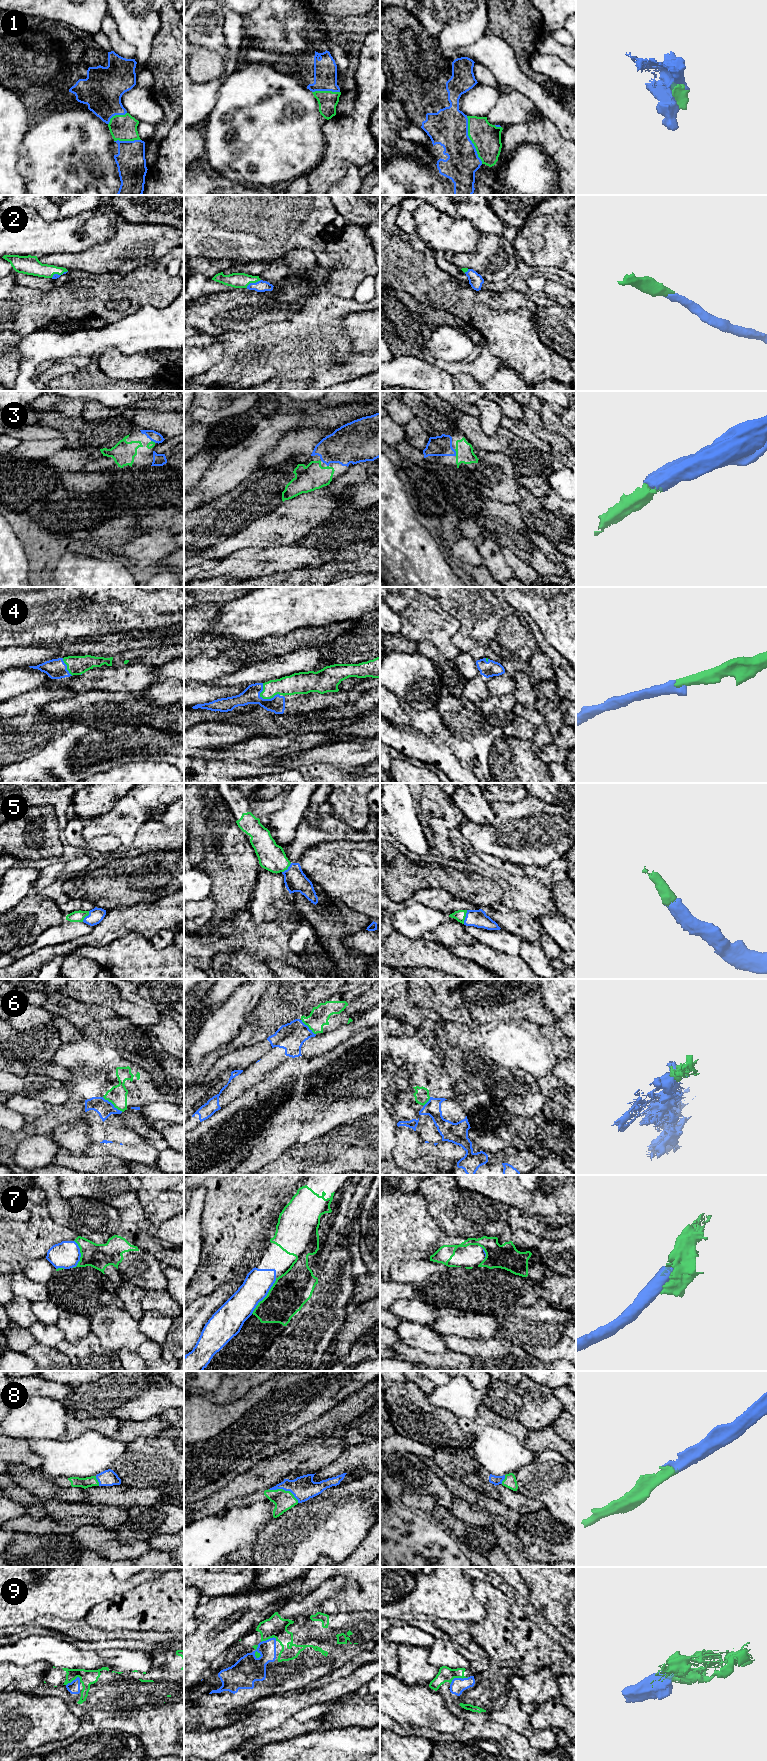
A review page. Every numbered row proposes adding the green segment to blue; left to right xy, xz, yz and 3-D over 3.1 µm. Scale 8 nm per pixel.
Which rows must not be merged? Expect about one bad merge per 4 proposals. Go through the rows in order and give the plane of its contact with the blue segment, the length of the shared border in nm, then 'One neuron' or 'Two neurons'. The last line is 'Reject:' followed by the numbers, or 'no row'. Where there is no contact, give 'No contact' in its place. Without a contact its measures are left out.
1: Touches blue in yz. Shared border 400 nm. One neuron
2: Touches blue in xz. Shared border 140 nm. One neuron
3: Touches blue in yz. Shared border 60 nm. One neuron
4: Touches blue in xz. Shared border 170 nm. One neuron
5: Touches blue in yz. Shared border 120 nm. One neuron
6: Touches blue in xy. Shared border 200 nm. Two neurons
7: Touches blue in xz. Shared border 360 nm. One neuron
8: Touches blue in xz. Shared border 260 nm. One neuron
9: Touches blue in yz. Shared border 160 nm. One neuron
Reject: 6

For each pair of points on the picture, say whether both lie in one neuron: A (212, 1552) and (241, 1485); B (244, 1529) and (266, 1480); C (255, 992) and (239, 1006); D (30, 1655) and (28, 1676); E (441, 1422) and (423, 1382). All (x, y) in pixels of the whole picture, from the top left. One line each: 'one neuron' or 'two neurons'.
A: two neurons
B: two neurons
C: one neuron
D: two neurons
E: two neurons

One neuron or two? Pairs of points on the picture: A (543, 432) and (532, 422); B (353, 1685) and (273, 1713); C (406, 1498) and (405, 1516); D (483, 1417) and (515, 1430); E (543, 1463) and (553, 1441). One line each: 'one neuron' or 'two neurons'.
A: one neuron
B: one neuron
C: two neurons
D: one neuron
E: two neurons

